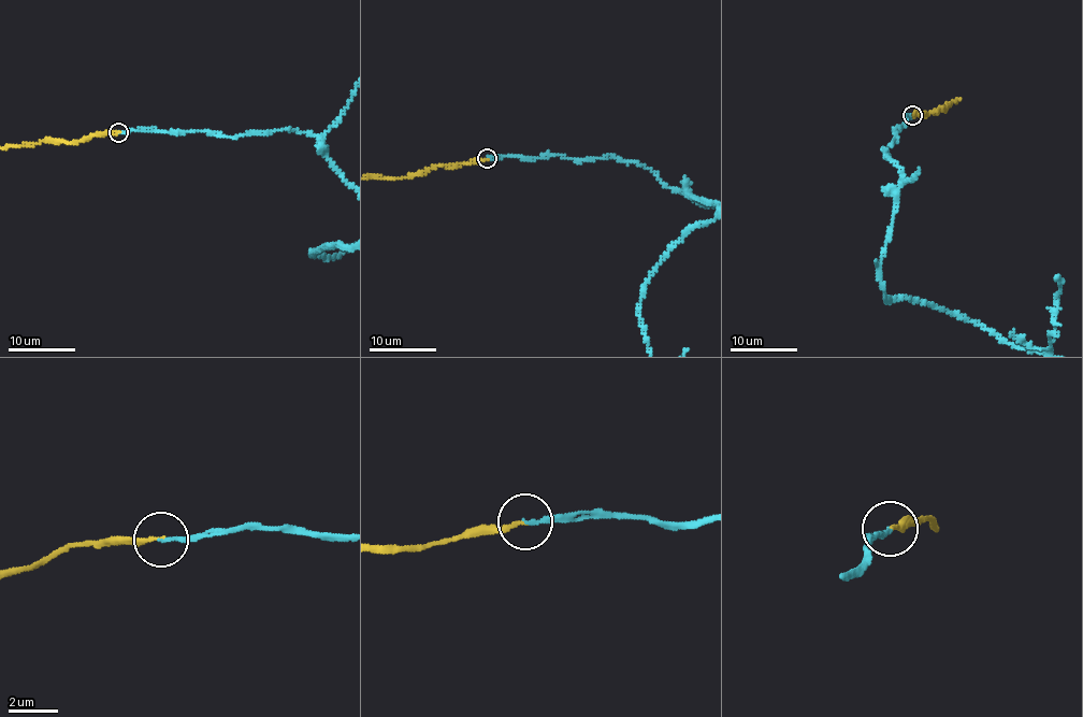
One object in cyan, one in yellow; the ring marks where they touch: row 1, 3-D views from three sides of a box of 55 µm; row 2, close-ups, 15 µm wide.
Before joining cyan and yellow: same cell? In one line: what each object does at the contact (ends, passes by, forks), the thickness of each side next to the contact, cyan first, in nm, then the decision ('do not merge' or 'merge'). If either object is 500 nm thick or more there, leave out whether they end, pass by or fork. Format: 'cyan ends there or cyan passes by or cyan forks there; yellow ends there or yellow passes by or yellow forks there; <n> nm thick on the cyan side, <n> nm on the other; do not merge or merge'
cyan ends there; yellow ends there; 170 nm thick on the cyan side, 160 nm on the other; merge

